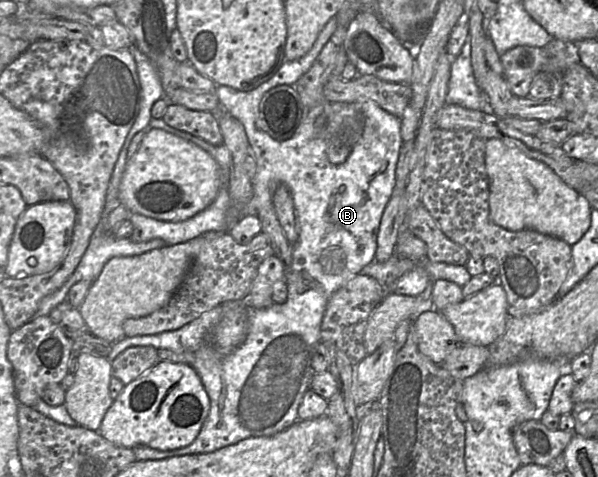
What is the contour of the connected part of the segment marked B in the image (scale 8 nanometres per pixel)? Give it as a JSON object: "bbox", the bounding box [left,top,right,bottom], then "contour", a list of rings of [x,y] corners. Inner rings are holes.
{"bbox":[107,16,403,461],"contour":[[[334,16],[325,24],[313,46],[304,56],[293,61],[285,61],[269,80],[257,88],[250,91],[240,91],[229,86],[216,85],[214,89],[219,98],[220,106],[244,126],[257,161],[257,173],[252,179],[253,197],[243,208],[242,216],[258,216],[263,207],[273,205],[273,196],[279,184],[287,185],[292,193],[300,232],[298,241],[293,243],[291,263],[285,271],[284,281],[288,295],[284,303],[273,303],[269,307],[261,309],[249,306],[249,329],[246,339],[227,355],[222,355],[207,344],[207,333],[220,320],[222,313],[220,305],[204,312],[198,318],[177,330],[124,338],[113,344],[113,348],[107,357],[111,362],[126,349],[135,346],[153,346],[156,349],[183,352],[188,359],[188,364],[196,370],[201,378],[210,399],[209,414],[199,434],[191,444],[167,451],[149,447],[135,447],[132,450],[138,461],[209,453],[236,444],[249,437],[273,435],[294,424],[299,419],[298,408],[304,393],[311,389],[310,384],[315,373],[312,368],[312,357],[315,346],[321,341],[321,324],[327,303],[336,290],[353,276],[359,274],[363,267],[375,260],[380,223],[396,184],[396,167],[403,144],[400,119],[387,112],[373,100],[336,103],[325,99],[324,103],[311,109],[305,109],[303,106],[303,117],[299,127],[288,140],[276,140],[256,124],[259,104],[264,94],[278,85],[294,86],[297,80],[310,69],[336,27],[337,22]],[[358,112],[363,112],[365,115],[363,134],[347,160],[342,164],[334,165],[328,159],[330,141],[344,118]]]}

